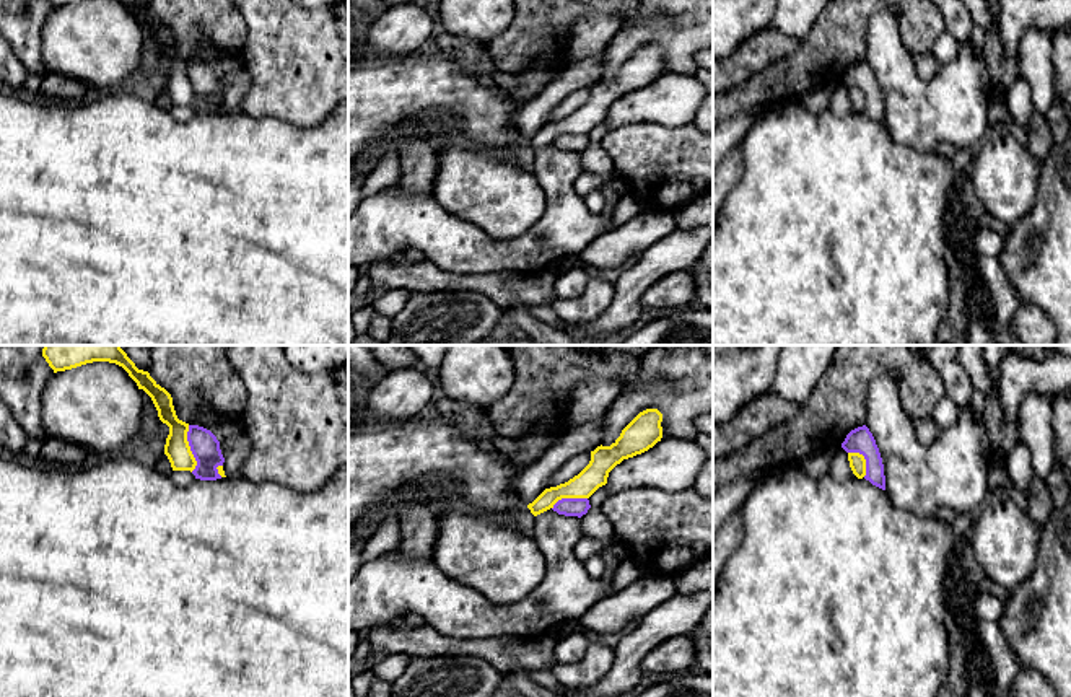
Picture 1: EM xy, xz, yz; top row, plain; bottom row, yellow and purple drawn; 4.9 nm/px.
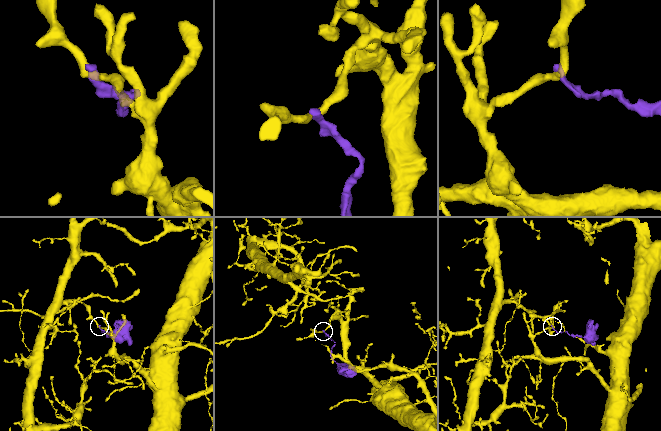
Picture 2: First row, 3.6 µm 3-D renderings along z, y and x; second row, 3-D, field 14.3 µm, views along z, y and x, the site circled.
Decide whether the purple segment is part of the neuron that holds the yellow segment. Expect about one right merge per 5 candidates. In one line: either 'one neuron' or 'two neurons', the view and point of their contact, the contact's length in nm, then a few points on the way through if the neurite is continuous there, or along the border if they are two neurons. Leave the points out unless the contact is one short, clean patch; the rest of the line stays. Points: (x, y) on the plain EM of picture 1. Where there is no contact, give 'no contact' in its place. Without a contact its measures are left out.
two neurons; meets yellow in xy at (189, 83); contact 240 nm long; border along xy (187, 61), (187, 80), (196, 96), (192, 106)

